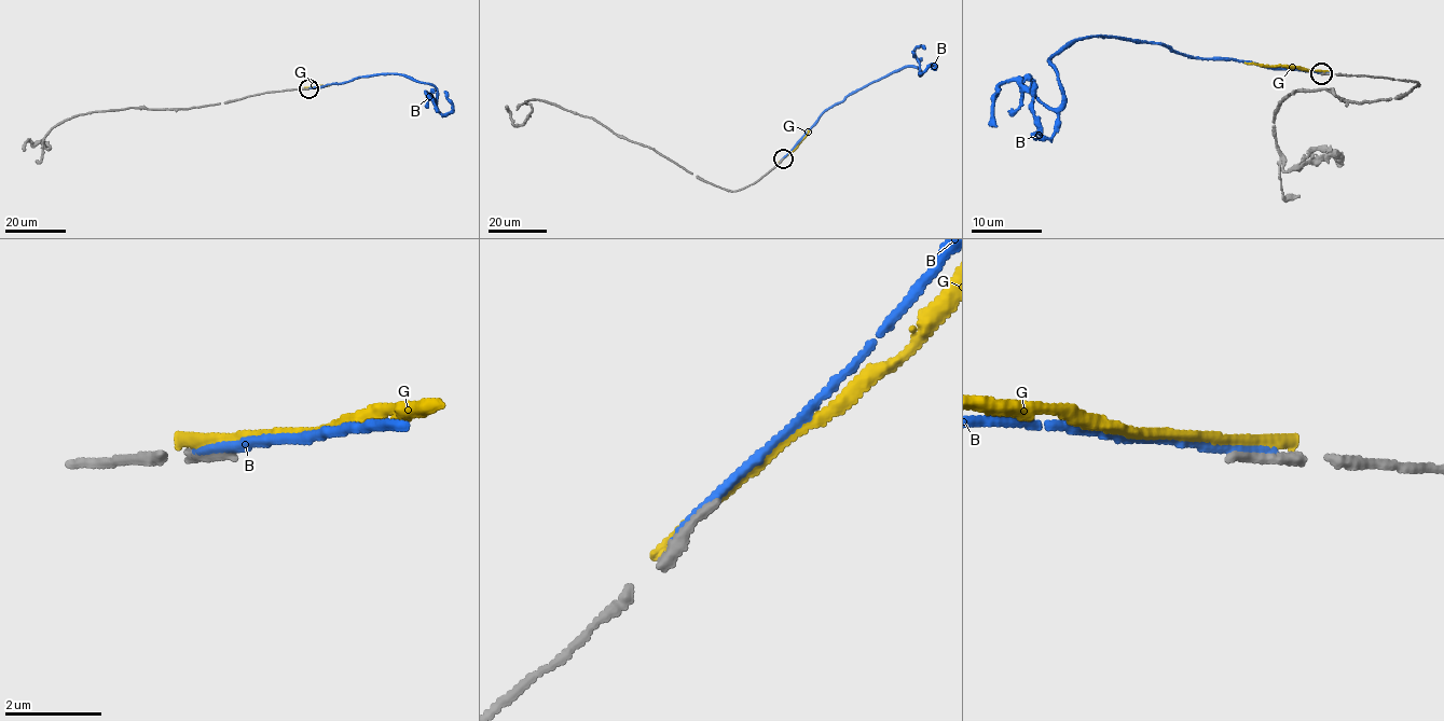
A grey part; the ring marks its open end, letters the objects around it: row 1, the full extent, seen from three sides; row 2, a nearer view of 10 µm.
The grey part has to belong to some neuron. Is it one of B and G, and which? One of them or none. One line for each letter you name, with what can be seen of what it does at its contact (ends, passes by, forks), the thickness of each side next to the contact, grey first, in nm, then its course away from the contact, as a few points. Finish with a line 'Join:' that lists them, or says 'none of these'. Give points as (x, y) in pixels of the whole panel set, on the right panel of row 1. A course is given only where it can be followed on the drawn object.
Join: none of these

